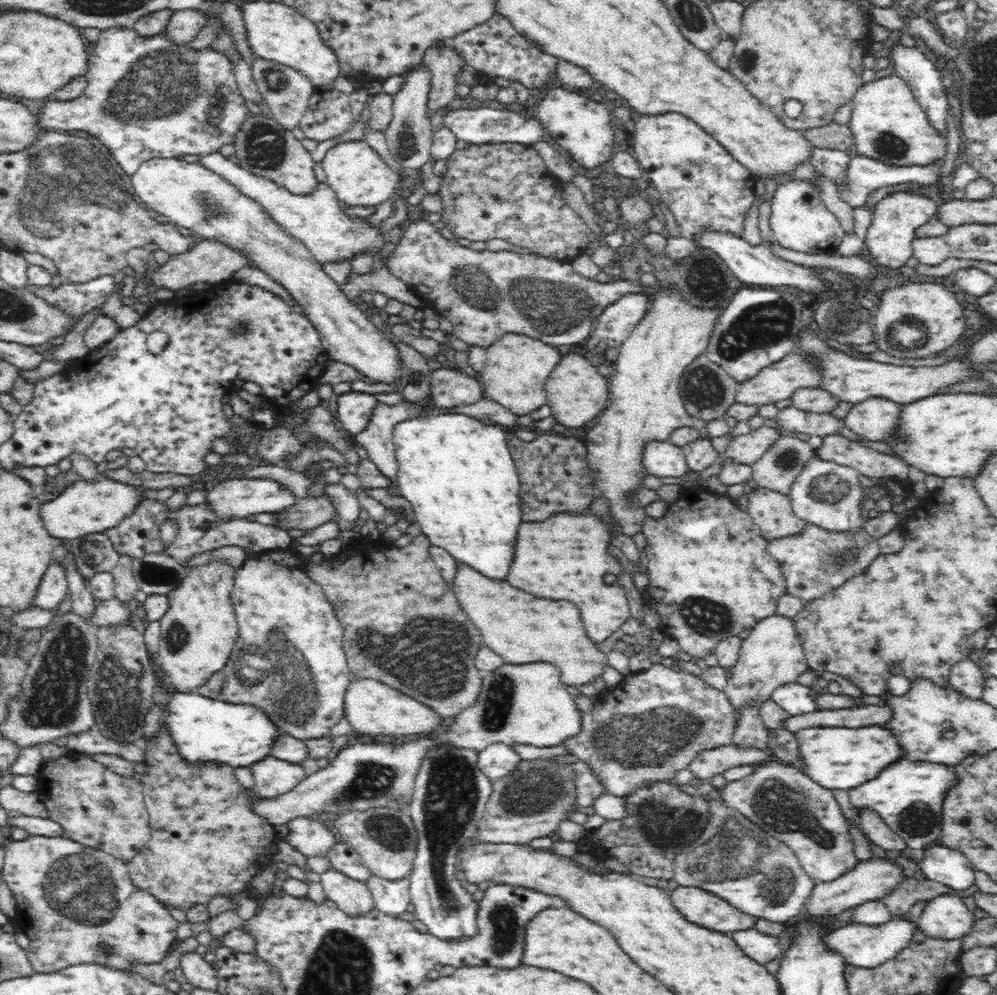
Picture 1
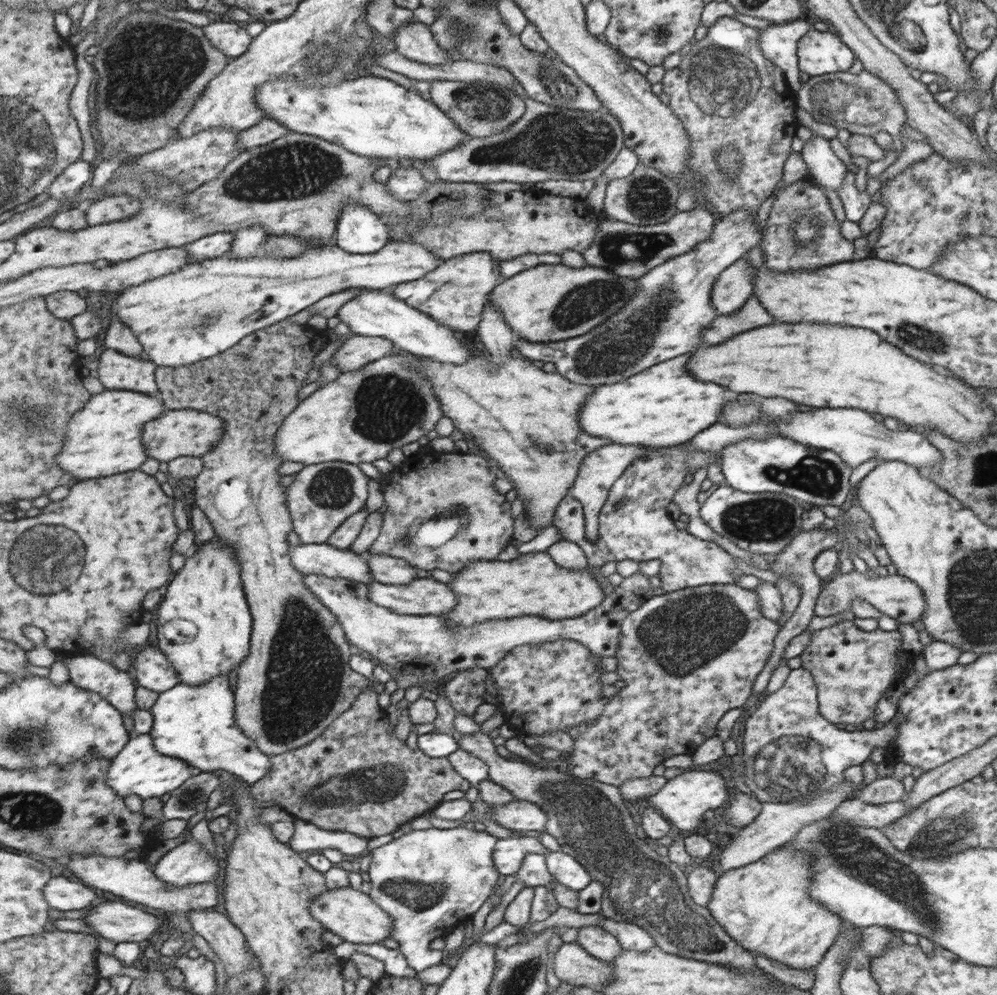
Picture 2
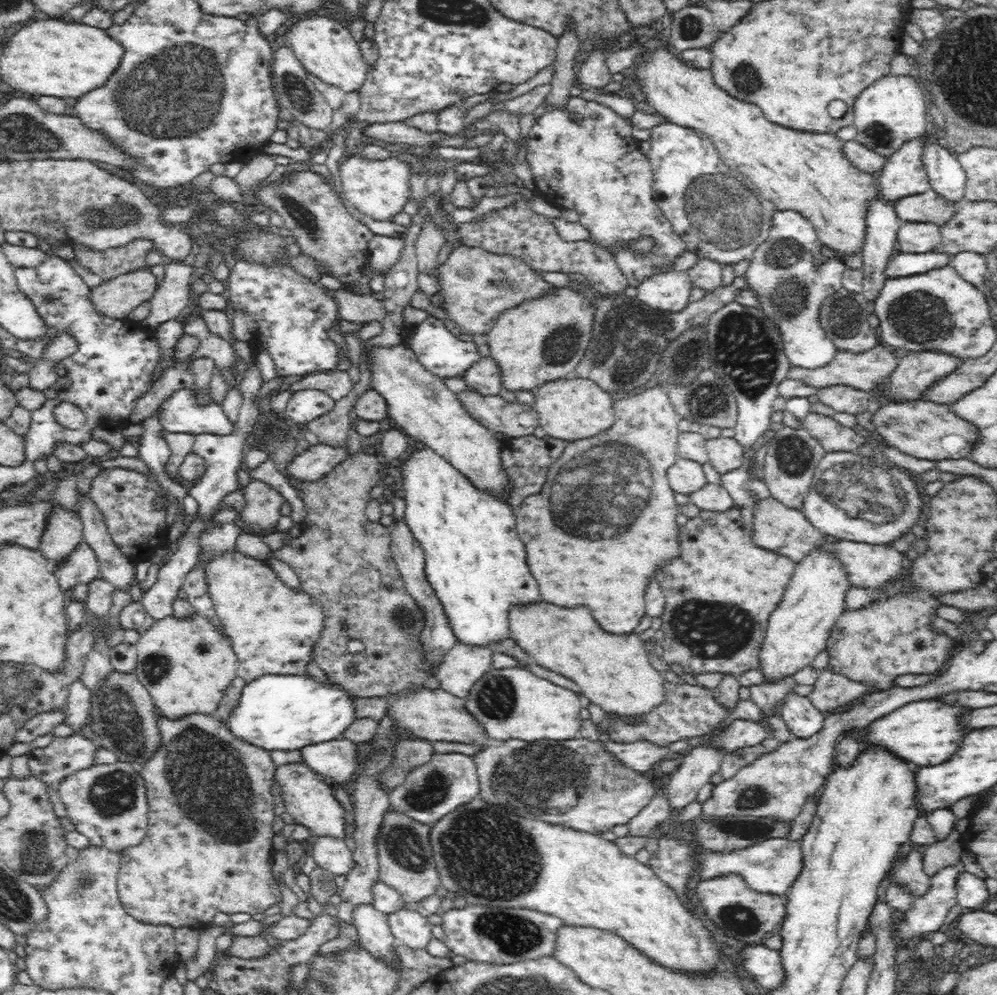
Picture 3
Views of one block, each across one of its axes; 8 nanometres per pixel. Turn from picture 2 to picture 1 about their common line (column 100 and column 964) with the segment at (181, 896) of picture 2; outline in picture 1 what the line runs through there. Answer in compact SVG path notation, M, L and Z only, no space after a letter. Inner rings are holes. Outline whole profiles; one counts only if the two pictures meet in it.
M946 845L924 849L924 858L918 866L926 878L954 890L968 889L975 881L974 868L968 857Z

